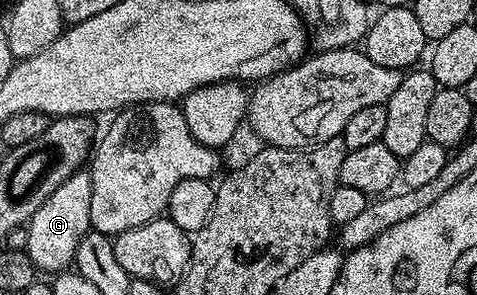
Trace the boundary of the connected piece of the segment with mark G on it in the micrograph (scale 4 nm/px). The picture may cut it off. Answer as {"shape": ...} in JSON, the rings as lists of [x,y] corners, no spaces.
{"shape":[[[77,170],[61,181],[53,193],[49,193],[45,205],[41,205],[41,209],[37,209],[37,213],[33,213],[33,217],[25,224],[28,231],[25,250],[40,272],[62,273],[74,264],[77,245],[81,237],[91,230],[89,197],[93,197],[90,170]]]}

